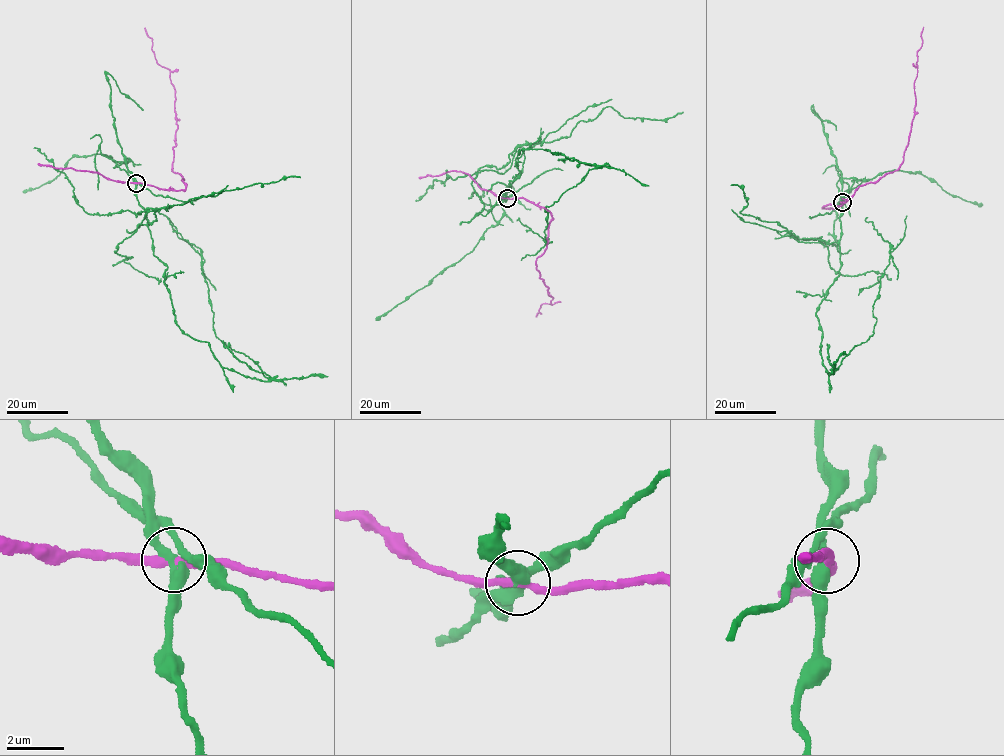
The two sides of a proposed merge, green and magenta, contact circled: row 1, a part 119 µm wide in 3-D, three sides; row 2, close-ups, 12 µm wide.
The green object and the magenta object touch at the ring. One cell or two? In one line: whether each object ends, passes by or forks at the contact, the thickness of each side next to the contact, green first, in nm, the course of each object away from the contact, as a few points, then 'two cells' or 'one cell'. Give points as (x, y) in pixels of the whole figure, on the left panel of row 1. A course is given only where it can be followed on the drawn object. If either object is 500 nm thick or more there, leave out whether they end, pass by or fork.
green forks; magenta passes by; calibres 280 and 280 nm; course green (136, 182), (175, 324), (223, 367), (269, 381), (216, 336), (201, 249), (155, 207); course magenta (136, 182), (185, 187), (172, 171), (177, 124), (174, 87), (144, 27); two cells

